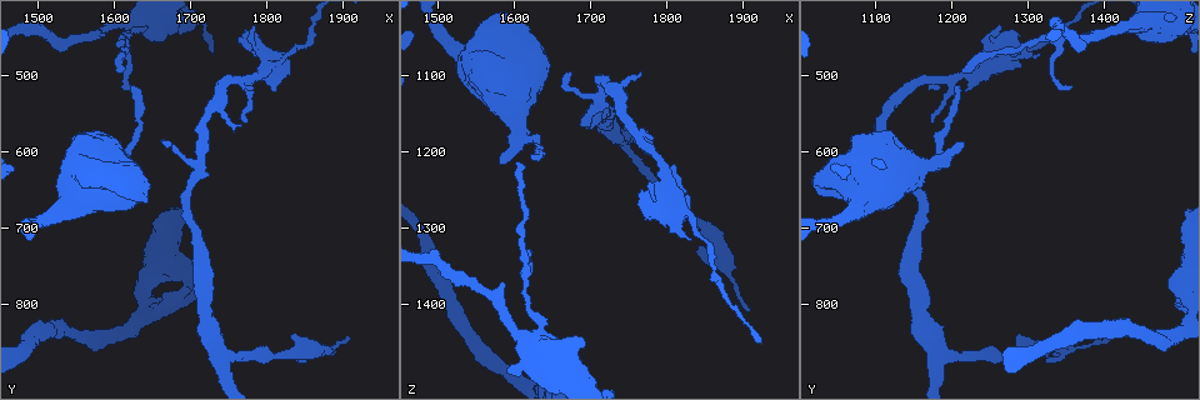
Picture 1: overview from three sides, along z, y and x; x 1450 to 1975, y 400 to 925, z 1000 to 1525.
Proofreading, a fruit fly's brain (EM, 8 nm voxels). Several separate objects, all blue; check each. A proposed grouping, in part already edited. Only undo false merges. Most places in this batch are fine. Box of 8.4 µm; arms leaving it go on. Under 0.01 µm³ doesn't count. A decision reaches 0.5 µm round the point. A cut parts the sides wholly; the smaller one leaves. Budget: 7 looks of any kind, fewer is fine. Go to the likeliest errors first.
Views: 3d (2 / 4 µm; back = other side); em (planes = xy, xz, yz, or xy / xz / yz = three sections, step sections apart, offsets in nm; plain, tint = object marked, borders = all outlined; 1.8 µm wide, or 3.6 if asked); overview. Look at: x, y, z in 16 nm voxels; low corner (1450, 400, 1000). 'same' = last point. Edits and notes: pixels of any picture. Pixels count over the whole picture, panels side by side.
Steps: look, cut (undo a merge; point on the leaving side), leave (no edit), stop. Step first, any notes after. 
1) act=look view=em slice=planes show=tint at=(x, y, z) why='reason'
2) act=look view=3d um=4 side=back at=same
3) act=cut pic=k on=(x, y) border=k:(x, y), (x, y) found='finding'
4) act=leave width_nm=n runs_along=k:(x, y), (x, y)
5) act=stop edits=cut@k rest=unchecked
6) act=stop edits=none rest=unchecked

act=look view=3d um=2 side=back at=(1815, 480, 1260) why='three arms meet'

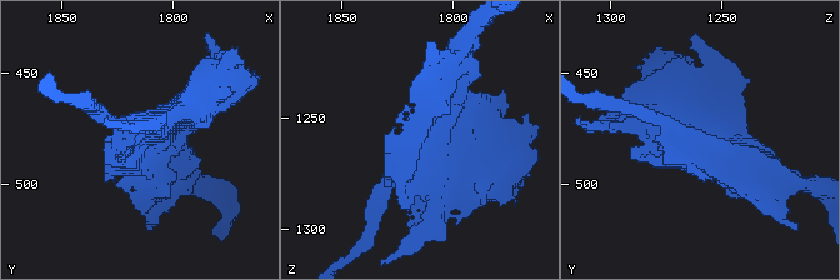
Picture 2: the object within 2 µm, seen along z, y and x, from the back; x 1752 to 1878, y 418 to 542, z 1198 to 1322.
act=look view=em slice=xz step=4 show=tint at=(1814, 482, 1263) why='need the tissue'

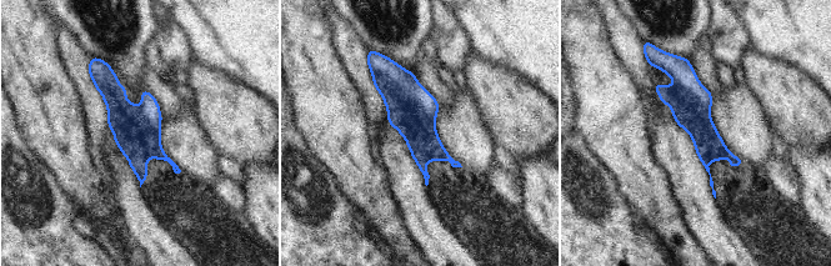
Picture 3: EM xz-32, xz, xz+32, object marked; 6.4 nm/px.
act=look view=em slice=planes show=tint at=same

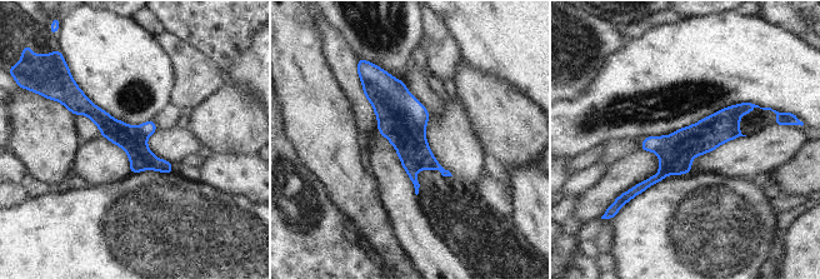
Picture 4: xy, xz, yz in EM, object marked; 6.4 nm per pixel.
act=leave width_nm=180 runs_along=4:(750, 105), (635, 190) found='one neuron here'

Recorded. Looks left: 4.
act=look view=em slice=planes show=tint at=(1875, 860, 1330) why='abrupt turn'

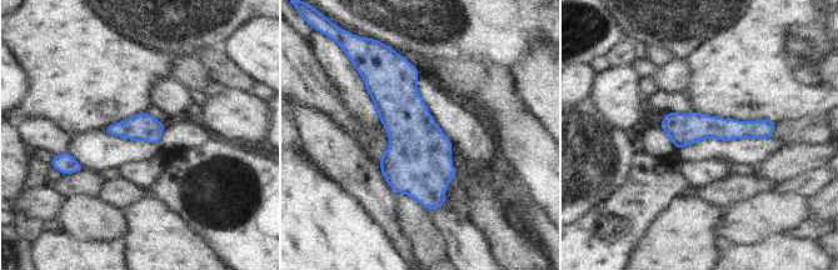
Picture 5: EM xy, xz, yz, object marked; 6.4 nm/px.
act=leave runs_along=5:(664, 124), (719, 129), (771, 126) found='continuous, no second neuron'

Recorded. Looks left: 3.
act=look view=em um=3.6 slice=planes show=tint at=(1735, 855, 1180) why='a fork'

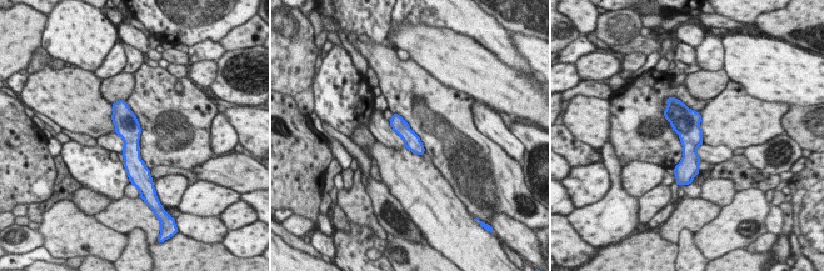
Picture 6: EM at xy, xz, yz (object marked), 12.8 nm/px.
act=leave runs_along=6:(123, 104), (131, 175) found='continuous, no second neuron'

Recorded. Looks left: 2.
act=stop edits=none rest=unchecked

